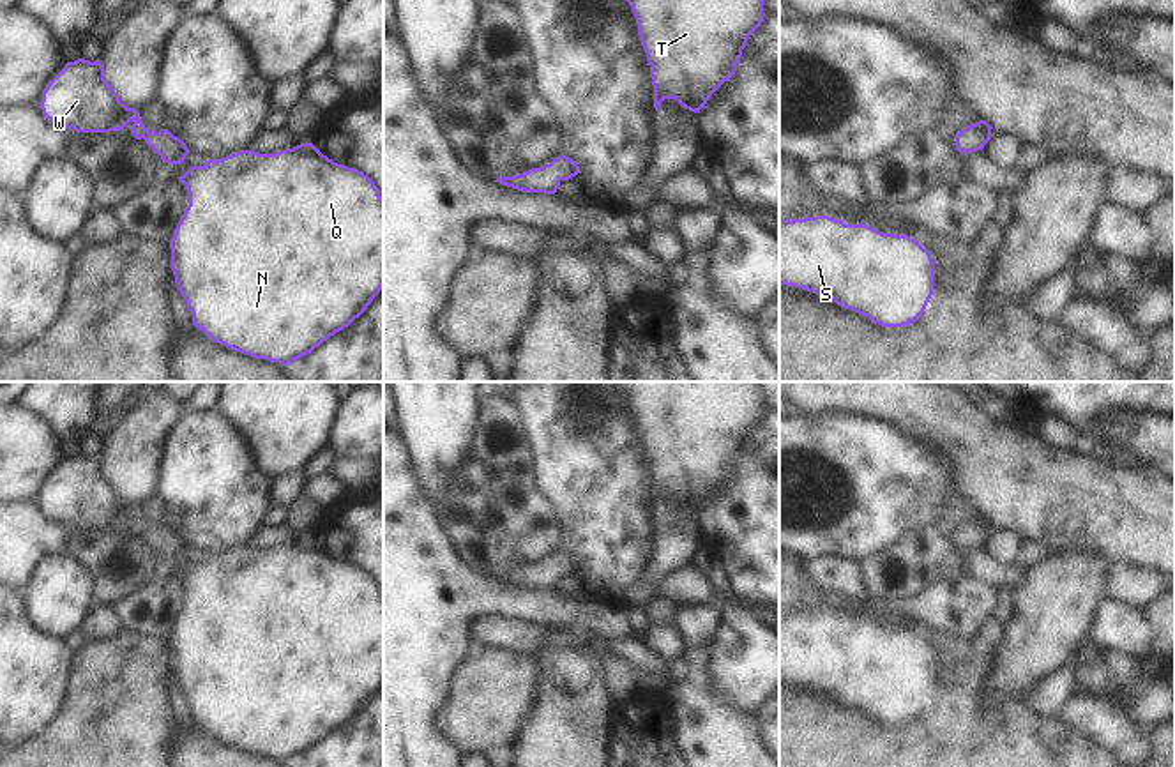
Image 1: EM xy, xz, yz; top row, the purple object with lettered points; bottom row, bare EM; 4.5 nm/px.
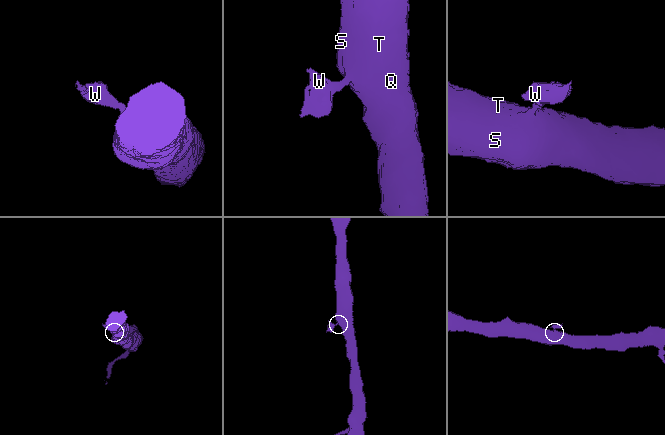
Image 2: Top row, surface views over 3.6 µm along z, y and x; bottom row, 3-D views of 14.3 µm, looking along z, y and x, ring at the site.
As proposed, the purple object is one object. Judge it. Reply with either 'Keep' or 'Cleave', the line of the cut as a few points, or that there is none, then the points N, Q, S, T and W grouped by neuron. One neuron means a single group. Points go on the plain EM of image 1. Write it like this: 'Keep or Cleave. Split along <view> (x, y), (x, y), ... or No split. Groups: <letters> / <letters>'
Keep. No split. Groups: N Q S T W

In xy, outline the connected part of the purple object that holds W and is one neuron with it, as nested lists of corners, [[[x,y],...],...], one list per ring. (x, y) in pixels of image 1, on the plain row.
[[[78,454],[46,481],[41,497],[42,511],[76,528],[111,528],[124,525],[131,516],[131,530],[161,551],[164,558],[184,558],[189,544],[168,525],[159,528],[148,527],[138,507],[127,504],[104,475],[101,456],[88,458]]]

